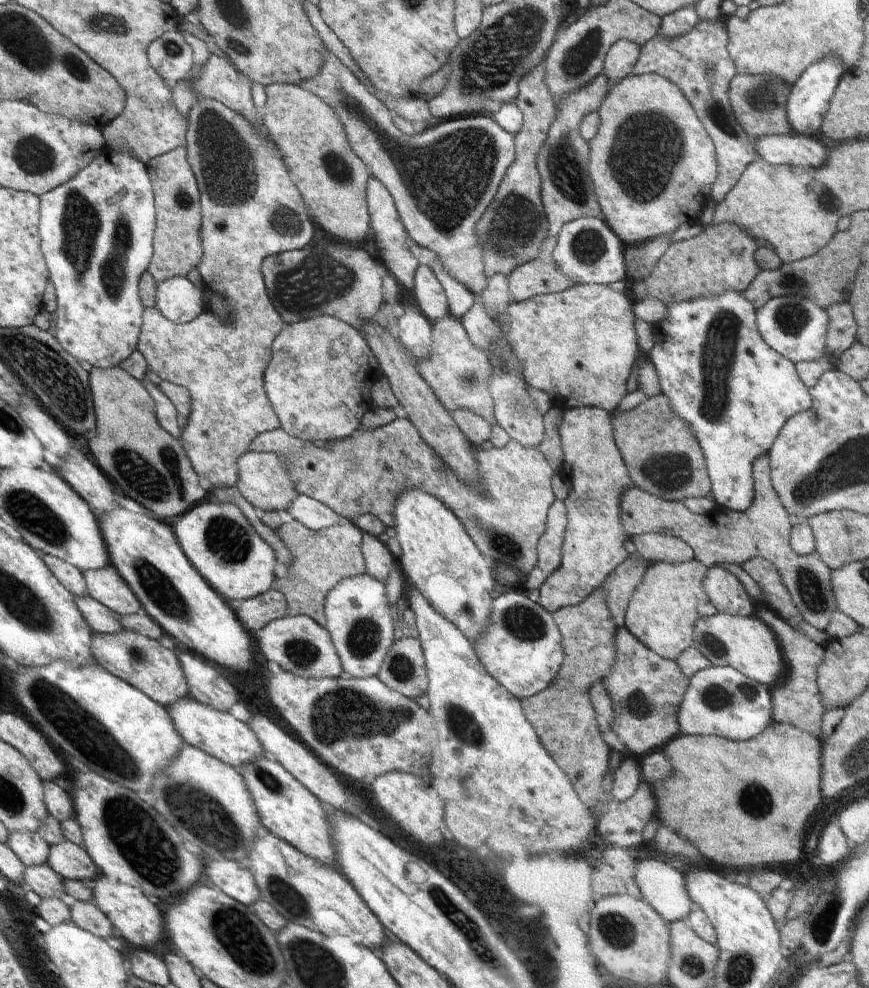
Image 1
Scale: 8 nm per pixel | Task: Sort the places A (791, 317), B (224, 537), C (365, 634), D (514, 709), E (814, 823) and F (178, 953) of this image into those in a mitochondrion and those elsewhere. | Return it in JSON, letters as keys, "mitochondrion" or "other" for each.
{"A":"mitochondrion","B":"mitochondrion","C":"mitochondrion","D":"other","E":"other","F":"other"}

